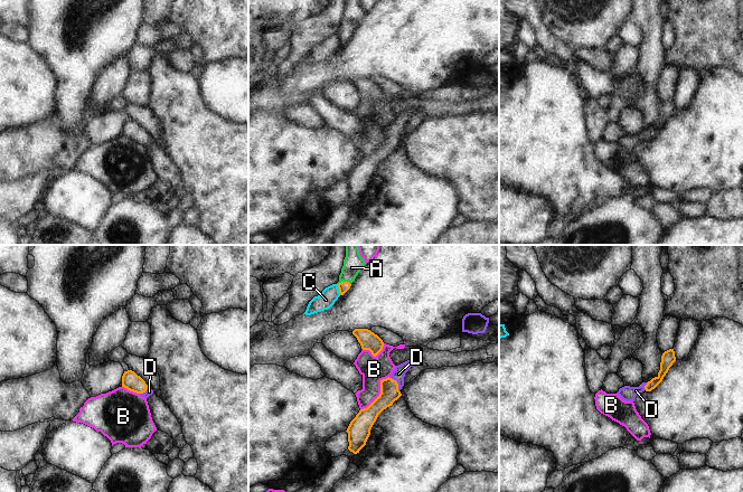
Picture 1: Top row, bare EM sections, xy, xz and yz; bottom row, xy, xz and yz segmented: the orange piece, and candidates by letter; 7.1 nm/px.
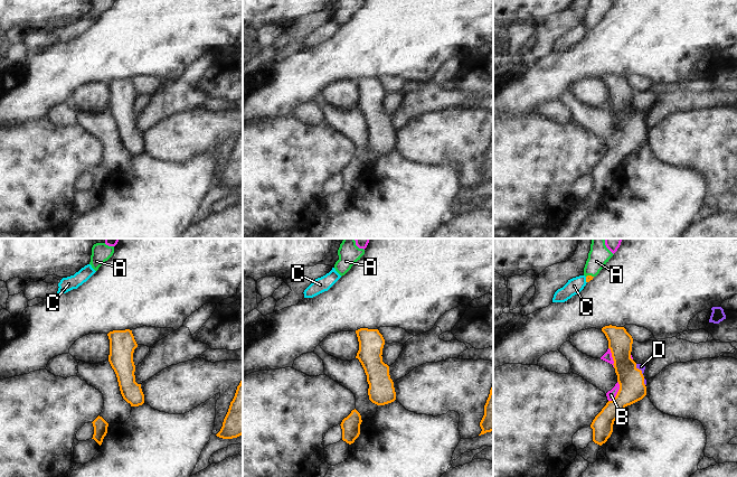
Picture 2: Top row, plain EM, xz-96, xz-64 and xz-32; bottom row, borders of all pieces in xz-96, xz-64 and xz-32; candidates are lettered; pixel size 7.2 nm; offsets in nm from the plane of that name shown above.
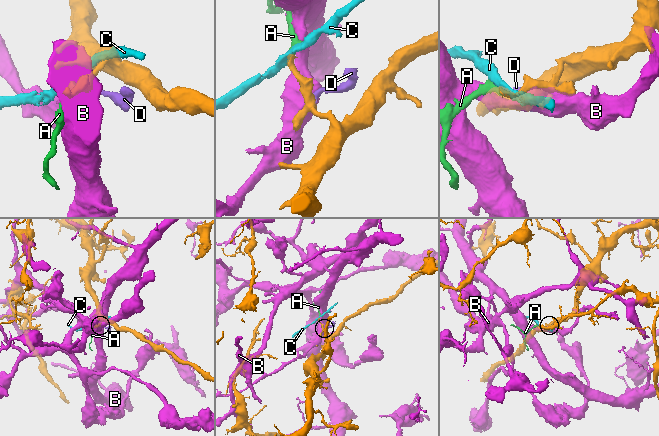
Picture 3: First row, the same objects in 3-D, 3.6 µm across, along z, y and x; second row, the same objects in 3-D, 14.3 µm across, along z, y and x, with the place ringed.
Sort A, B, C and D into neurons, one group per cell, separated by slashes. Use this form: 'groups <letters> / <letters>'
groups A D / B / C

